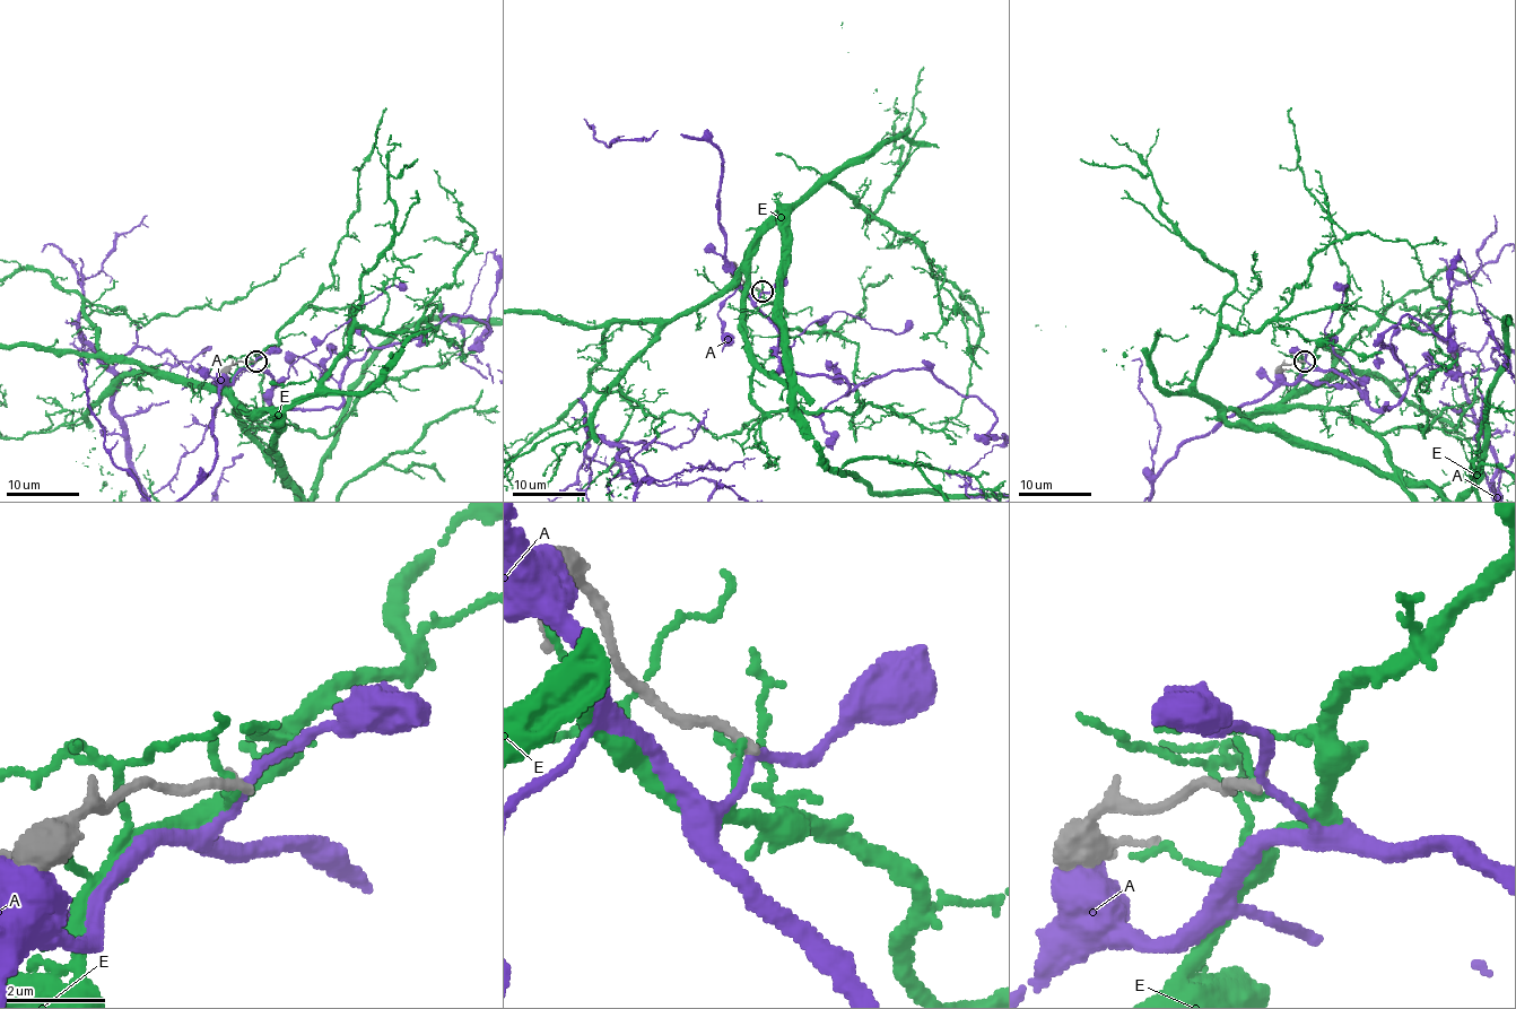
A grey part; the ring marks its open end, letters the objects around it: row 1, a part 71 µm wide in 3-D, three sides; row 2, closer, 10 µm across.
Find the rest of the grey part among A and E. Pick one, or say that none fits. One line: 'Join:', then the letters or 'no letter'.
Join: no letter

